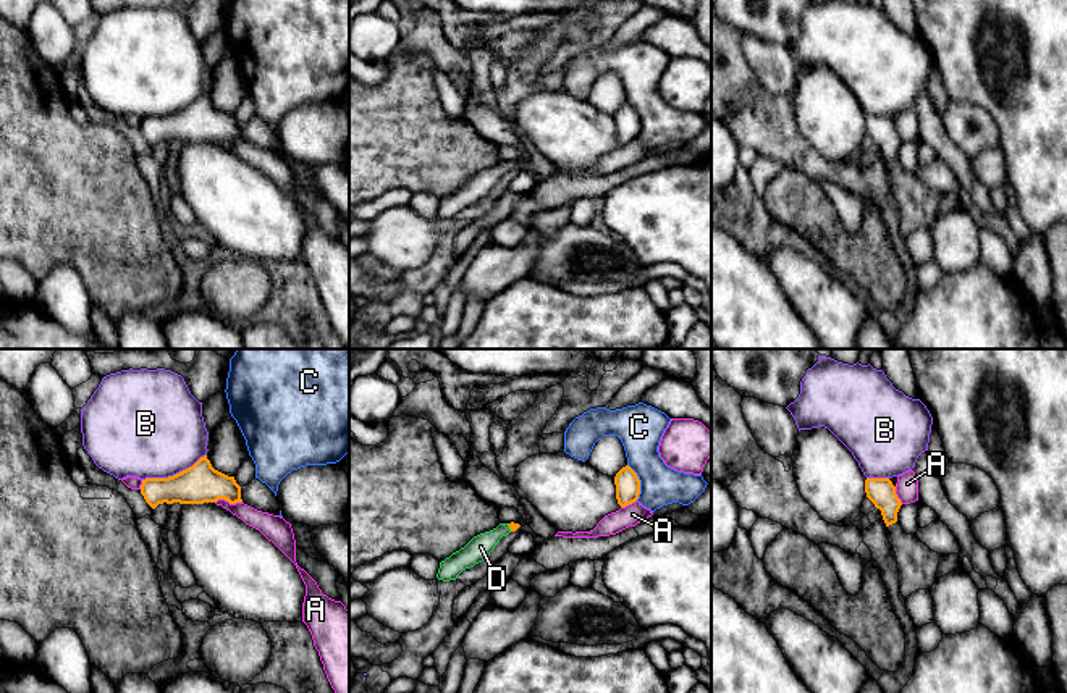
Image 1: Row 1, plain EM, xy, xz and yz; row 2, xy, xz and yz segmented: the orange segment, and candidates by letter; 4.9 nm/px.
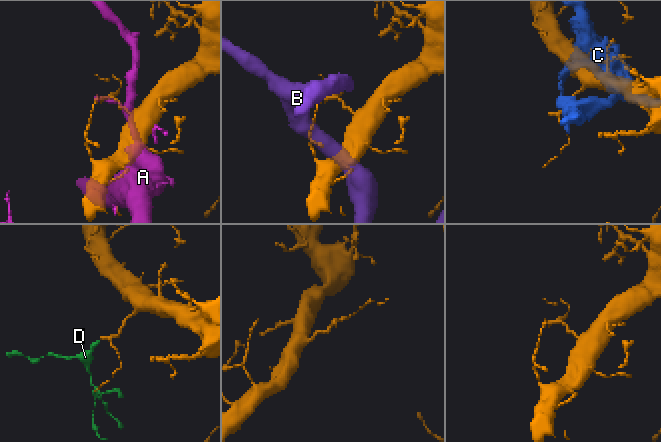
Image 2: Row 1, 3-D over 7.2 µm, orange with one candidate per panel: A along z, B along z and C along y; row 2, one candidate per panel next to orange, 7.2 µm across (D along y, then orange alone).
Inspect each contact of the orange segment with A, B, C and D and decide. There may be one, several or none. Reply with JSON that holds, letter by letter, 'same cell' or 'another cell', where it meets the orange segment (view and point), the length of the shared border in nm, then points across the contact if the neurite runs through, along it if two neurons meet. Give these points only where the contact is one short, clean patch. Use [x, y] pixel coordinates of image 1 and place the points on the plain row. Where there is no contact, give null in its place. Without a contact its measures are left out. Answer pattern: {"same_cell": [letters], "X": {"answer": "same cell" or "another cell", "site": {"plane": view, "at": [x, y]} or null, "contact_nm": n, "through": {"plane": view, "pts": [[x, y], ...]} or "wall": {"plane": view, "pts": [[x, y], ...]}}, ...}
{"same_cell": ["D"], "A": {"answer": "another cell", "site": {"plane": "xy", "at": [228, 139]}, "contact_nm": 140}, "B": {"answer": "another cell", "site": {"plane": "xy", "at": [173, 113]}, "contact_nm": 340}, "C": {"answer": "another cell", "site": {"plane": "xz", "at": [639, 120]}, "contact_nm": 190}, "D": {"answer": "same cell", "site": {"plane": "xz", "at": [510, 165]}, "contact_nm": 50, "through": {"plane": "xz", "pts": [[513, 163], [510, 165], [500, 168], [480, 184]]}}}

